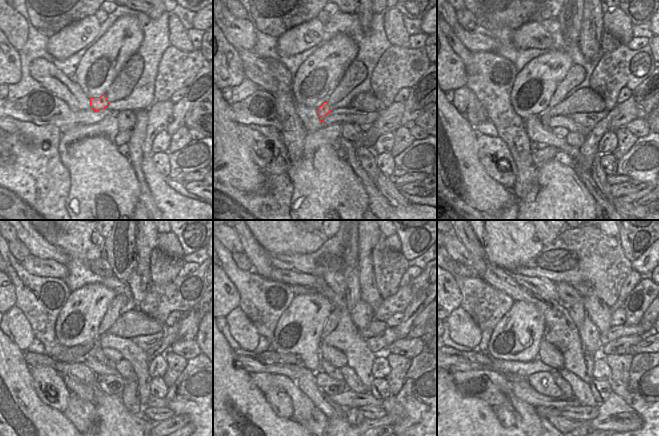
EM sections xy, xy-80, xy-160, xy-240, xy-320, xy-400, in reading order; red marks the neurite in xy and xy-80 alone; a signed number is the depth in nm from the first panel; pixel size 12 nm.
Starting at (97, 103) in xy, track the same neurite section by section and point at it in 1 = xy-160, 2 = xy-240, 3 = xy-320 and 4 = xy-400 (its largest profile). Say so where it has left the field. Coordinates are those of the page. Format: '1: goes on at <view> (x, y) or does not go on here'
1: goes on at xy-160 (545, 117)
2: goes on at xy-240 (99, 355)
3: goes on at xy-320 (334, 372)
4: goes on at xy-400 (566, 389)

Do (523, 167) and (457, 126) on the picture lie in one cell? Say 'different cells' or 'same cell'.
different cells

